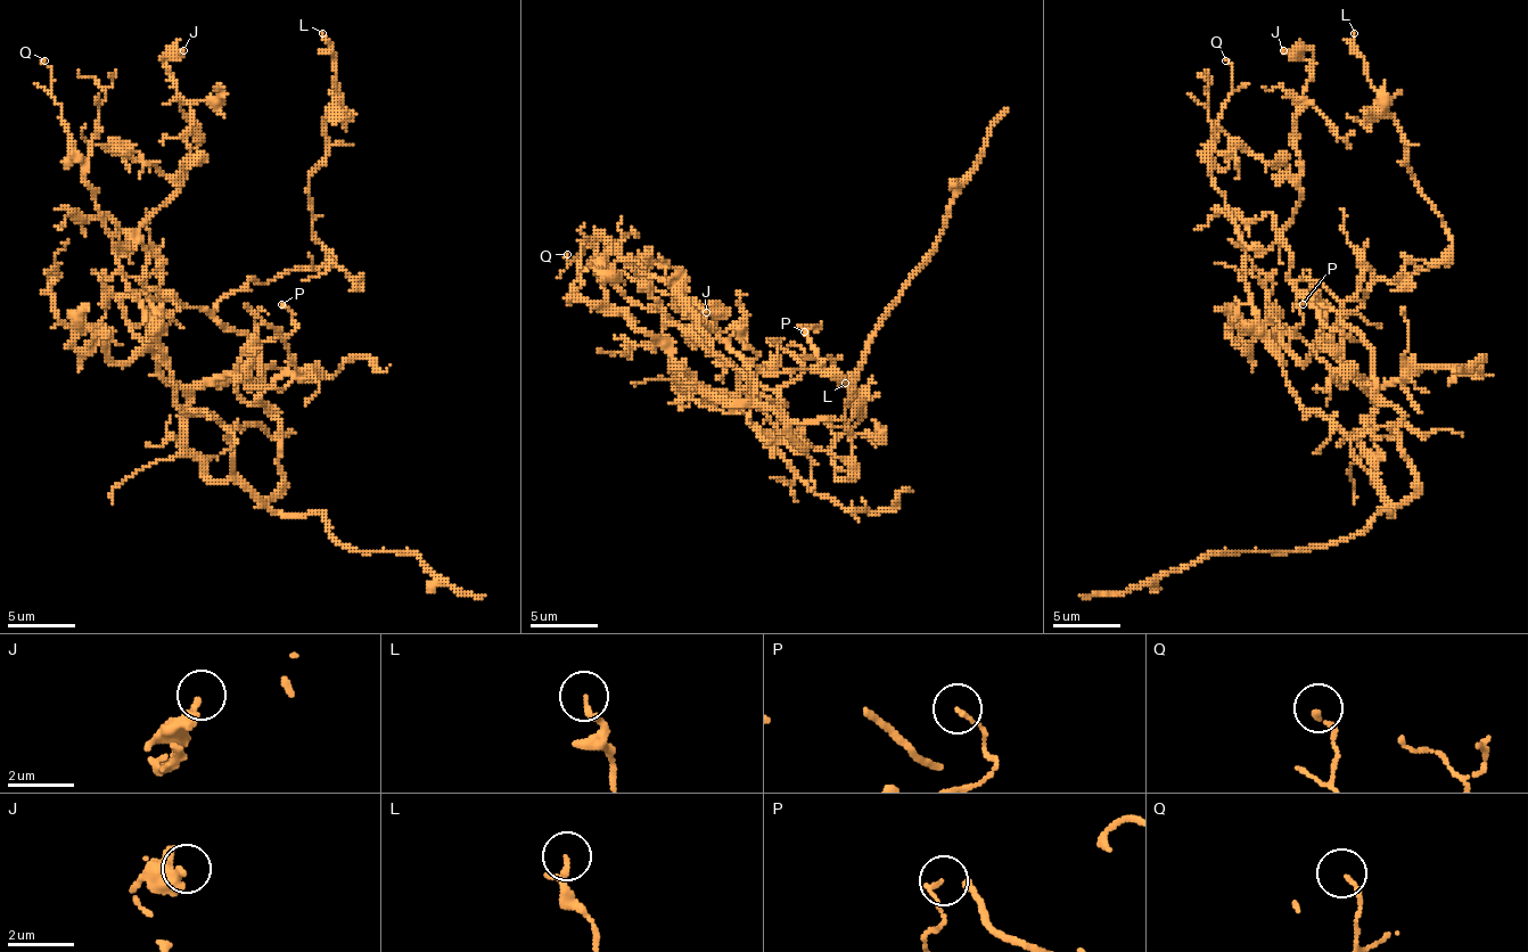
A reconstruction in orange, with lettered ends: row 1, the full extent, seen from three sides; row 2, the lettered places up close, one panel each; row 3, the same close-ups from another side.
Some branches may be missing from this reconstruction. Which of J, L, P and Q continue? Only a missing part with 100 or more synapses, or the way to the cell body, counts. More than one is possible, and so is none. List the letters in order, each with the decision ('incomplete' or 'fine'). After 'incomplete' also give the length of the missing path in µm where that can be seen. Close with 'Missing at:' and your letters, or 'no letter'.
J: fine
L: fine
P: fine
Q: fine
Missing at: no letter

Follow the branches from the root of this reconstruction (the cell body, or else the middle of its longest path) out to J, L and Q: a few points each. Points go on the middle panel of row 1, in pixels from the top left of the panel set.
J: (783, 413), (771, 390), (662, 312), (689, 328), (713, 325), (696, 338), (686, 331), (706, 312)
L: (783, 413), (737, 372), (744, 393), (831, 451), (845, 481), (831, 458), (859, 413), (845, 383)
Q: (783, 413), (771, 390), (672, 325), (648, 278), (605, 240), (574, 261), (567, 254)

